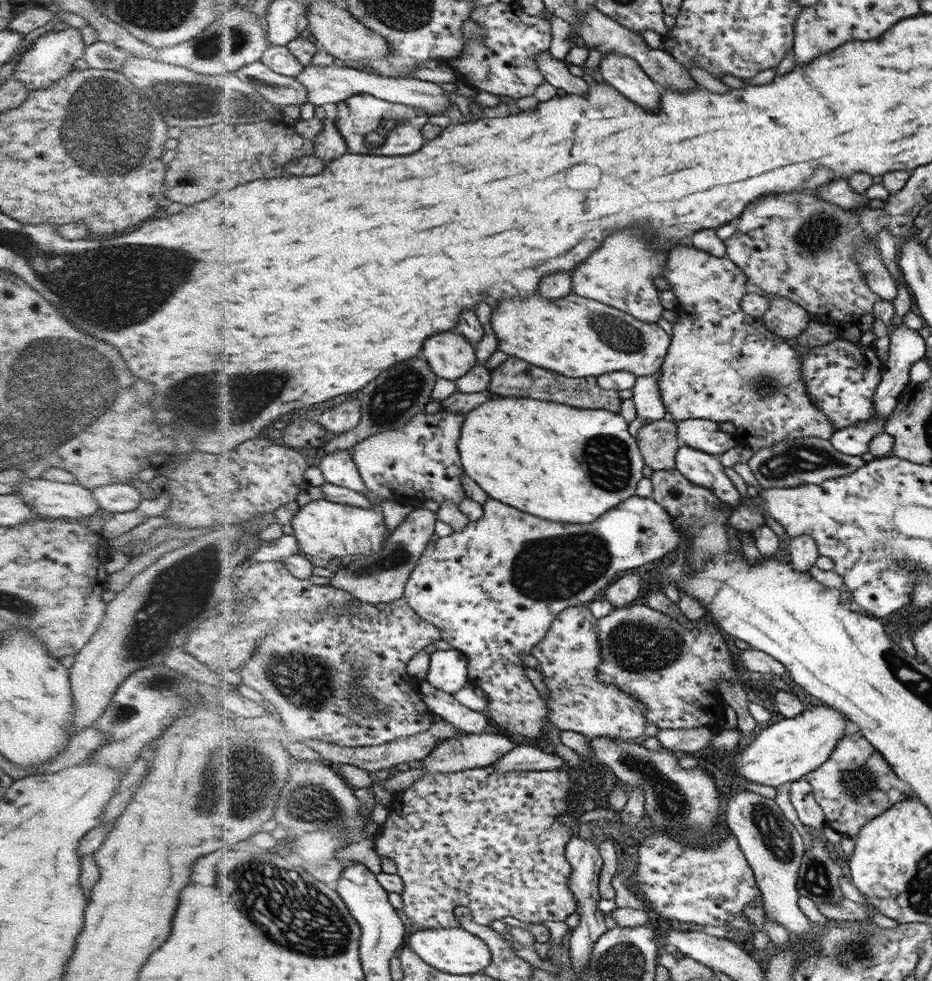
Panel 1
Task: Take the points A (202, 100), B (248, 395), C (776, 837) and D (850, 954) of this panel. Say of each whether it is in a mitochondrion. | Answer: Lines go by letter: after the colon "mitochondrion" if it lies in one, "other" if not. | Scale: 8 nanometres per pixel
A: mitochondrion
B: mitochondrion
C: mitochondrion
D: mitochondrion

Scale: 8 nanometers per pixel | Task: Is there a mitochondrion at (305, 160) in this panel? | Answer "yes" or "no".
no

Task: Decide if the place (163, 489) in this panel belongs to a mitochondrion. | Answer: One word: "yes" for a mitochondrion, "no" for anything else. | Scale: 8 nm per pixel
no

